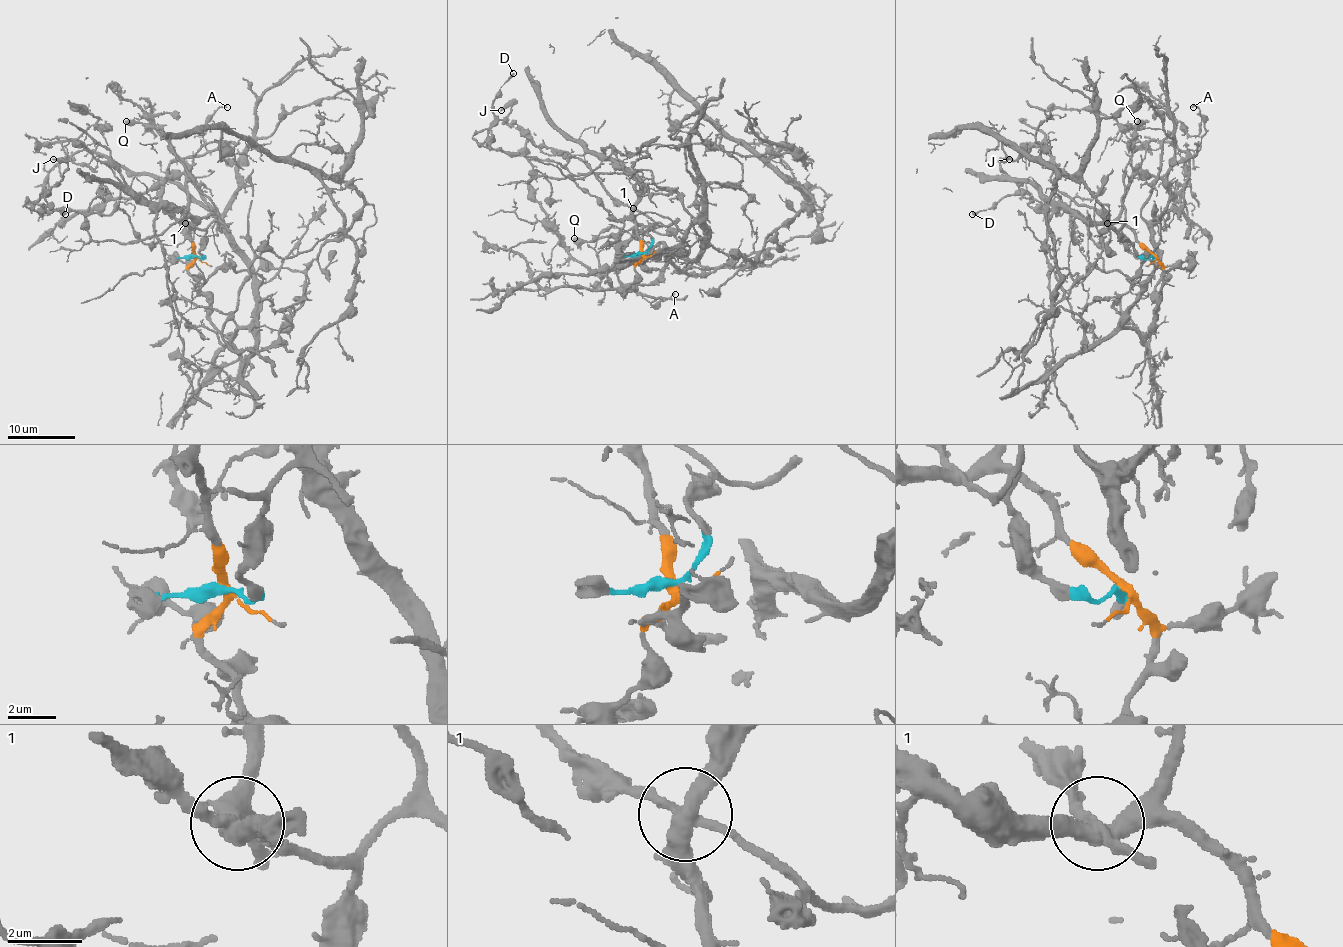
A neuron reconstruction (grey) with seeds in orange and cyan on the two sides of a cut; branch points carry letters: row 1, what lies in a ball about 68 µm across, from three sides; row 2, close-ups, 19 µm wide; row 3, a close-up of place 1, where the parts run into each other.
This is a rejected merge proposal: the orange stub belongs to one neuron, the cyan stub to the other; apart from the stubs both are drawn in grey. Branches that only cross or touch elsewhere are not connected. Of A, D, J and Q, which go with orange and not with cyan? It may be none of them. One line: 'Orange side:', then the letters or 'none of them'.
Orange side: A, D, J

